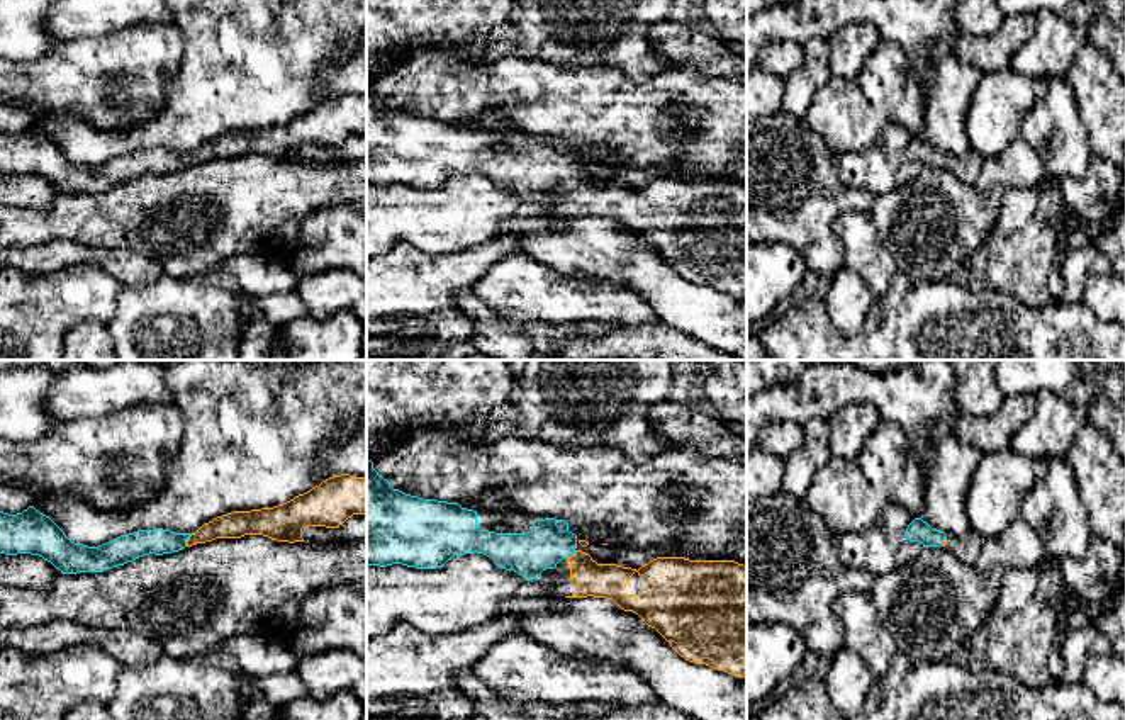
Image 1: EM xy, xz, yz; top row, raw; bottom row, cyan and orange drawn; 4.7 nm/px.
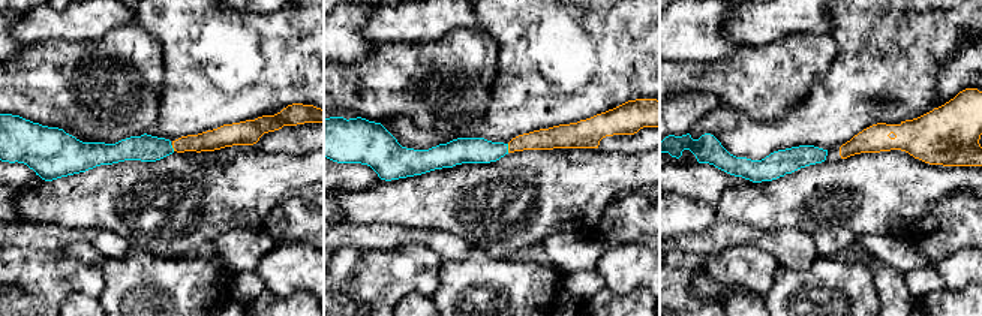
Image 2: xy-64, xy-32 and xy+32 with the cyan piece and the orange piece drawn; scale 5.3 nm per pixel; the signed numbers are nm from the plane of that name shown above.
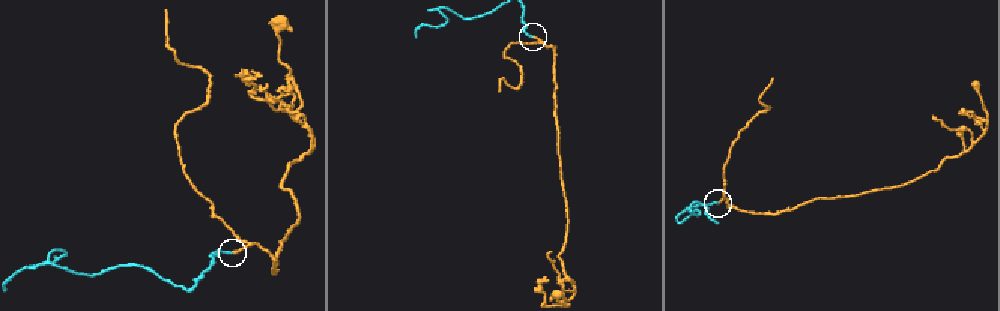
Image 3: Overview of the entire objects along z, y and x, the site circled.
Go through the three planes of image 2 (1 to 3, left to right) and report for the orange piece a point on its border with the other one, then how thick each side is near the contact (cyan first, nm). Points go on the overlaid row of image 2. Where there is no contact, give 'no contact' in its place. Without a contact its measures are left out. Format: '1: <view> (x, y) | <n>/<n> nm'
1: xy-64 (173, 149) | 140/110 nm
2: xy-32 (507, 149) | 140/120 nm
3: no contact

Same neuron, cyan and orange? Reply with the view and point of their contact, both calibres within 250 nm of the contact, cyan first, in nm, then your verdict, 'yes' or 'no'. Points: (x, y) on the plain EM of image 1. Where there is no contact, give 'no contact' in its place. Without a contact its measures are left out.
xy (187, 158) | 120/130 nm | yes

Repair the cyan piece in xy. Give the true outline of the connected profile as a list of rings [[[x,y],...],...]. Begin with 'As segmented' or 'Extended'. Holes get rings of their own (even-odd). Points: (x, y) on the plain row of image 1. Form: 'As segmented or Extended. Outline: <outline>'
Extended. Outline: [[[350,93],[333,95],[273,127],[217,136],[195,153],[139,149],[98,166],[71,161],[49,136],[29,126],[17,134],[0,131],[0,173],[39,175],[61,194],[104,192],[143,175],[171,173],[215,158],[263,155],[277,161],[304,161],[305,146],[338,148],[353,134],[367,136],[367,98]]]

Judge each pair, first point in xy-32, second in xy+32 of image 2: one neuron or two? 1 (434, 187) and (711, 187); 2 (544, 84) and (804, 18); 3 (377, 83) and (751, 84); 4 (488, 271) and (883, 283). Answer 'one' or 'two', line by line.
1: two
2: two
3: one
4: two

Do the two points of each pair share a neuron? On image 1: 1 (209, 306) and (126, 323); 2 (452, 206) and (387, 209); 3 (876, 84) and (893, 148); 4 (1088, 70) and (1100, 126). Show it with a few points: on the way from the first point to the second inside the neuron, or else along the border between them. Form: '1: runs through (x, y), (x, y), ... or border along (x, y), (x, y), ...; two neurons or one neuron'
1: runs through (189, 309), (146, 314); one neuron
2: runs through (436, 209), (402, 209); one neuron
3: border along (913, 136), (891, 124), (873, 143), (856, 151); two neurons
4: runs through (1095, 84), (1100, 92), (1100, 112); one neuron

